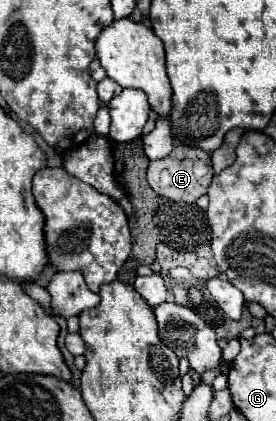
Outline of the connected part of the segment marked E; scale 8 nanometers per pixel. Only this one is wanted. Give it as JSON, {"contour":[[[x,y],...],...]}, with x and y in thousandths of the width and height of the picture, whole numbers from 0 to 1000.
{"contour":[[[634,347],[627,361],[591,375],[540,390],[533,404],[540,442],[576,461],[598,466],[620,480],[707,480],[721,466],[736,466],[757,447],[757,366],[721,352],[685,347]]]}

